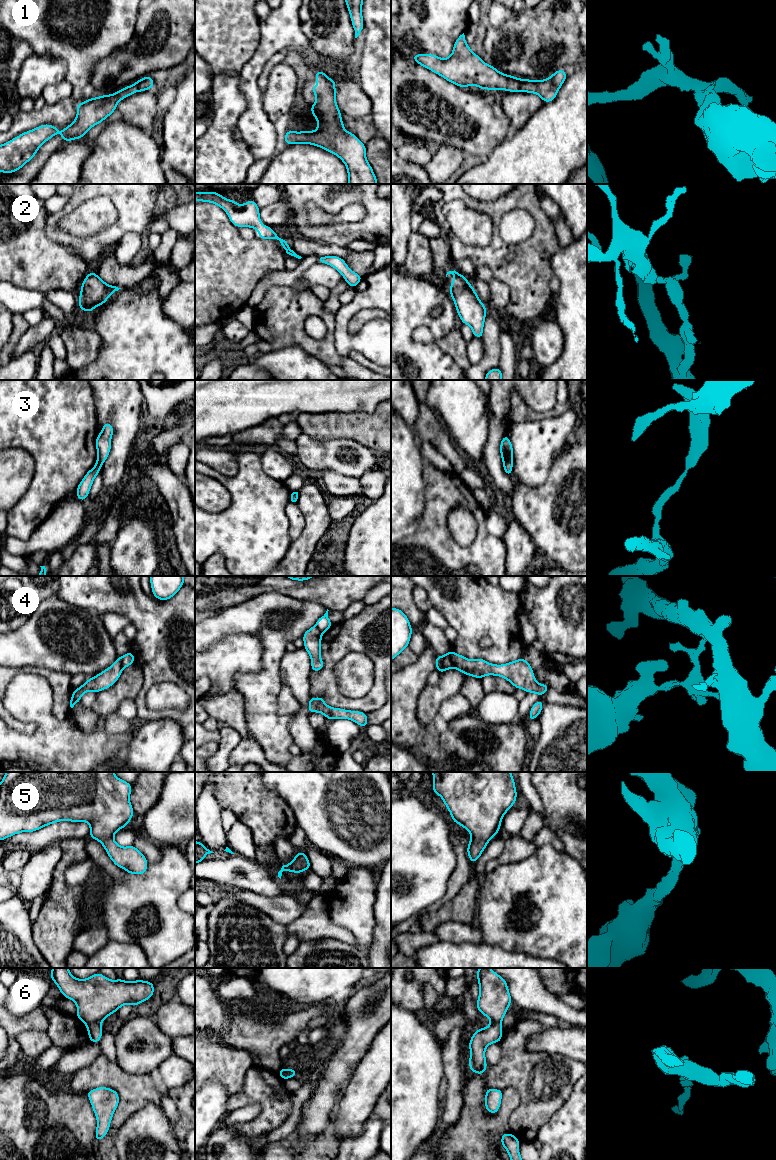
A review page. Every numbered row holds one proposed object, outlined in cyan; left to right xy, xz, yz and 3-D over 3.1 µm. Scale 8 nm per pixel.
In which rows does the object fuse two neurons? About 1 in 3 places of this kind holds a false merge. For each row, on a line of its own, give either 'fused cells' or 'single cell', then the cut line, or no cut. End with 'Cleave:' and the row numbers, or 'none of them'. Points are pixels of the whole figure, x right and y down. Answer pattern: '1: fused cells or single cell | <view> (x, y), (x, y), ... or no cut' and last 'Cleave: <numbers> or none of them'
1: single cell | no cut
2: single cell | no cut
3: fused cells | yz (512, 461), (503, 464)
4: fused cells | yz (443, 657), (443, 663), (438, 670)
5: single cell | no cut
6: fused cells | xy (100, 1021), (92, 1021), (86, 1025)
Cleave: 3, 4, 6

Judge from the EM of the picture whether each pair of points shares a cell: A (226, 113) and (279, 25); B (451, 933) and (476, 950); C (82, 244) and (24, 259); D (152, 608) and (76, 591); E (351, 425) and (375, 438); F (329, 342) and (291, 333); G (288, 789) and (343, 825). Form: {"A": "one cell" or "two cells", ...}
{"A": "two cells", "B": "two cells", "C": "two cells", "D": "one cell", "E": "one cell", "F": "one cell", "G": "one cell"}

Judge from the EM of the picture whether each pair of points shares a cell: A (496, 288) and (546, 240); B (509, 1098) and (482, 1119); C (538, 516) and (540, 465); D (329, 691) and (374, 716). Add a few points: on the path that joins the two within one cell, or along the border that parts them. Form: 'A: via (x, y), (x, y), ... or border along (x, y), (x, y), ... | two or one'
A: border along (493, 277), (507, 285), (509, 290), (507, 305) | two
B: via (507, 1106), (495, 1119), (490, 1119) | one
C: border along (550, 464), (540, 485), (526, 486), (517, 479) | two
D: border along (380, 707), (367, 713) | two

